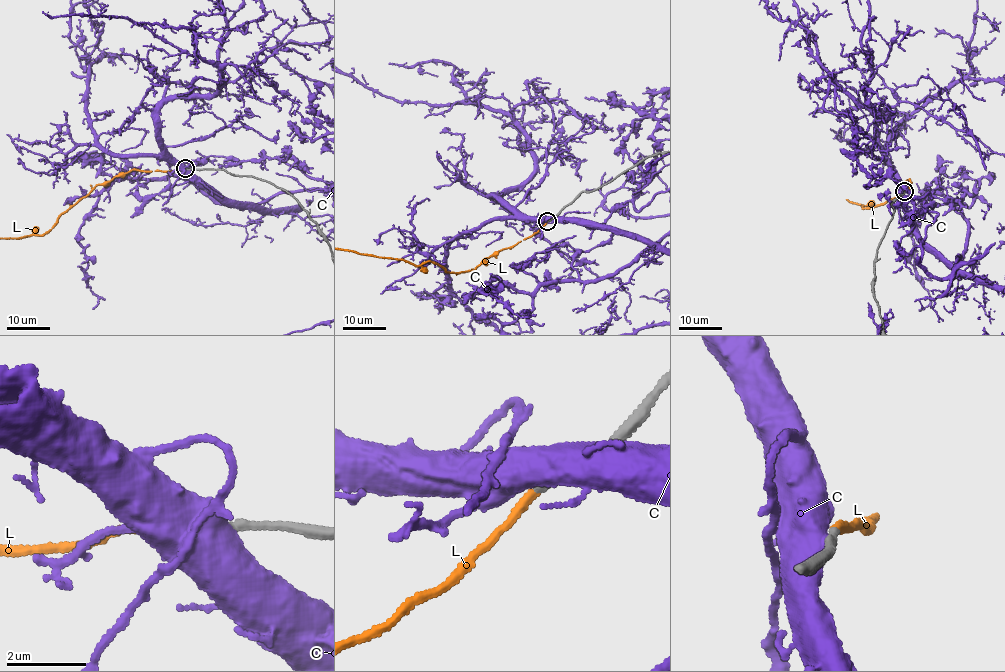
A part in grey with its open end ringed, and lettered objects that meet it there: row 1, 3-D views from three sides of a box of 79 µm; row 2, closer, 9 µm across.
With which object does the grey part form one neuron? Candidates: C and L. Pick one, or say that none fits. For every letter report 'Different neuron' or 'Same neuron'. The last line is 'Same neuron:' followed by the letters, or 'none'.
C: Different neuron
L: Same neuron
Same neuron: L

